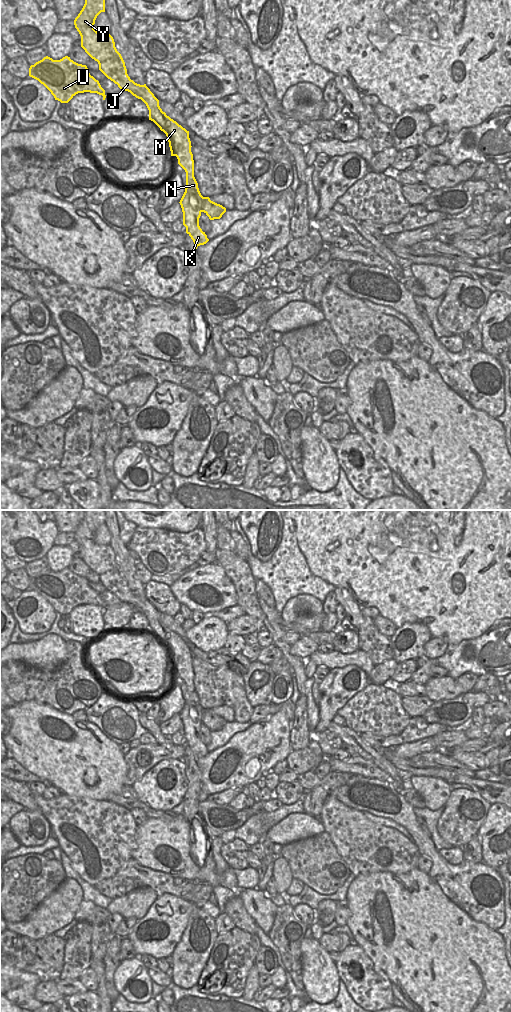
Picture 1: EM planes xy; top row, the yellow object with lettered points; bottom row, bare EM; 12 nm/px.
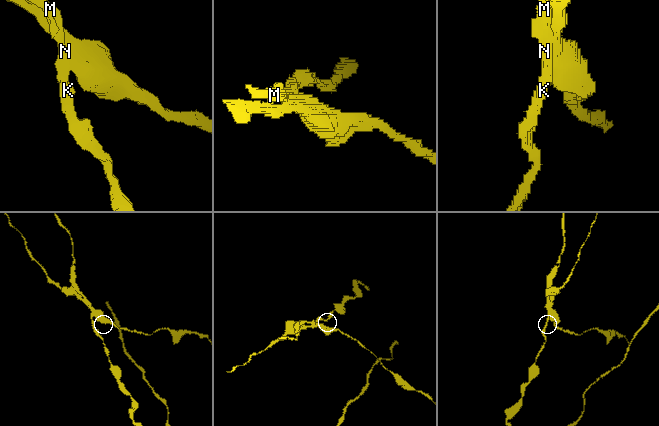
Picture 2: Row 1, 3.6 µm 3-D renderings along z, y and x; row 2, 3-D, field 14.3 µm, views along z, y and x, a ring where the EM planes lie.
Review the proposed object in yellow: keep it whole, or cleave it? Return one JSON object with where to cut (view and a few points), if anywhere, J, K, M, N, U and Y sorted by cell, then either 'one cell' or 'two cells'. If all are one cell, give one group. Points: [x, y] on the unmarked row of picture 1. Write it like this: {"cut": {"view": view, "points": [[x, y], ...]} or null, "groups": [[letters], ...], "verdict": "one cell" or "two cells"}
{"cut": {"view": "xy", "points": [[204, 709], [202, 712], [202, 723]]}, "groups": [["J", "K", "M", "N", "Y"], ["U"]], "verdict": "two cells"}

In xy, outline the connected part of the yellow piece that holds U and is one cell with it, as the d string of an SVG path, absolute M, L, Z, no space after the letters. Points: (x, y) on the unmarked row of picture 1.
M48 568L44 569L30 578L29 588L43 596L51 604L55 612L61 615L68 615L76 606L84 604L102 607L103 612L106 610L105 602L101 599L99 593L90 587L87 578L74 574L68 568L60 572L53 572Z

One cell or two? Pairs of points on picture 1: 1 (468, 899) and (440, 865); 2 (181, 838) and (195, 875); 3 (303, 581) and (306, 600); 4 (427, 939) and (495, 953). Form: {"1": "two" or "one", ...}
{"1": "one", "2": "one", "3": "two", "4": "one"}

